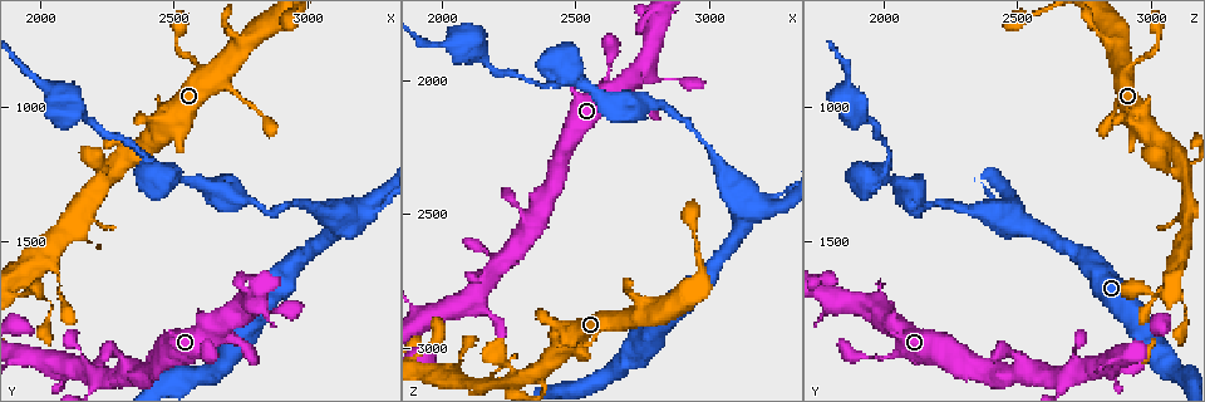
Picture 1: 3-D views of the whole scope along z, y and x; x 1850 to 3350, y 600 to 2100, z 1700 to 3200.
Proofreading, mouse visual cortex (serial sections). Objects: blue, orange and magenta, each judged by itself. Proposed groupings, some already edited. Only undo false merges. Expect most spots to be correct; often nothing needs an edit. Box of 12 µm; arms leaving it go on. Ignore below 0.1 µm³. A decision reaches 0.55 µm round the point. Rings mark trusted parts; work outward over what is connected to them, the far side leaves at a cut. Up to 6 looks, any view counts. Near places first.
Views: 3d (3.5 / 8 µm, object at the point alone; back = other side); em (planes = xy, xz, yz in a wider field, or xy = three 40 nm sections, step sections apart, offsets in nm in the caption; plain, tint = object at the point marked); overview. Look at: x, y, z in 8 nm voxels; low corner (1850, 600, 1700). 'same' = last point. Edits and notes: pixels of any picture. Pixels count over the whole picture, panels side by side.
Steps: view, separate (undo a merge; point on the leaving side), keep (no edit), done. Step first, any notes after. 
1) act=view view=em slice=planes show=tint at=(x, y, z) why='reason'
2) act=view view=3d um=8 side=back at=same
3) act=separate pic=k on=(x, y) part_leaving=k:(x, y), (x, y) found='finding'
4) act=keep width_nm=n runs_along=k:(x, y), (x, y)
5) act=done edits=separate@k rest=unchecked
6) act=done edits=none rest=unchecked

act=view view=3d um=3.5 at=(2500, 1260, 2010)

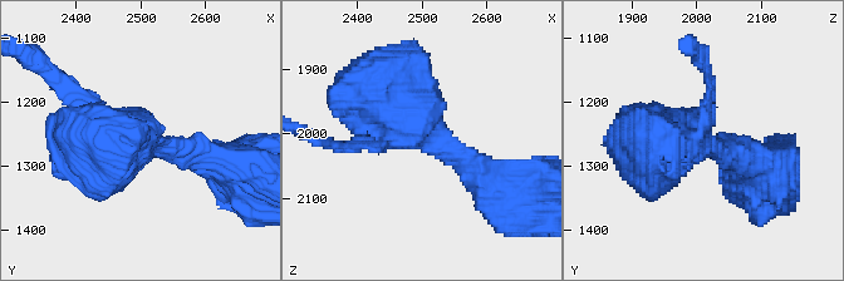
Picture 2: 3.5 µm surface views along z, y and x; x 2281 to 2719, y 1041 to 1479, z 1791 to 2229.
act=view view=em slice=planes show=tint at=(2500, 1260, 2005)

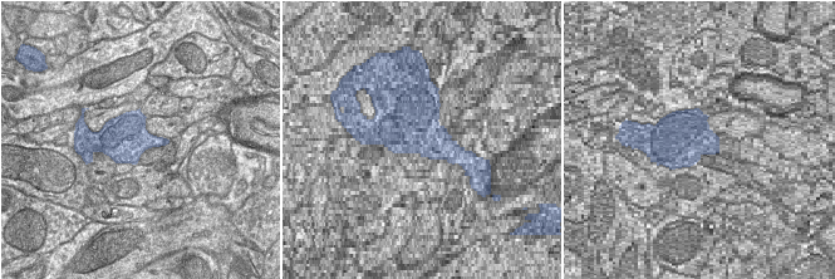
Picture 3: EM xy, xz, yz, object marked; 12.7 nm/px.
act=keep runs_along=2:(191, 153), (126, 142), (64, 84) found='one cell here'

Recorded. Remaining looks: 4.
act=view view=3d um=8 at=(2140, 1010, 1880) why='thin arm on a thick one'

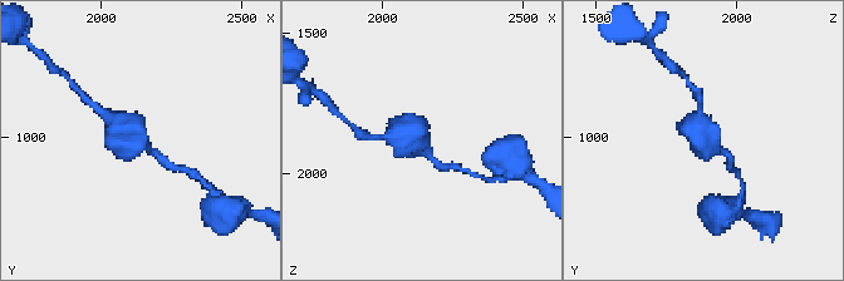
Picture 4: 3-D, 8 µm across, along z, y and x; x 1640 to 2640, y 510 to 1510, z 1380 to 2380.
act=view view=3d um=3.5 at=(2140, 1010, 1870) why='closer look'

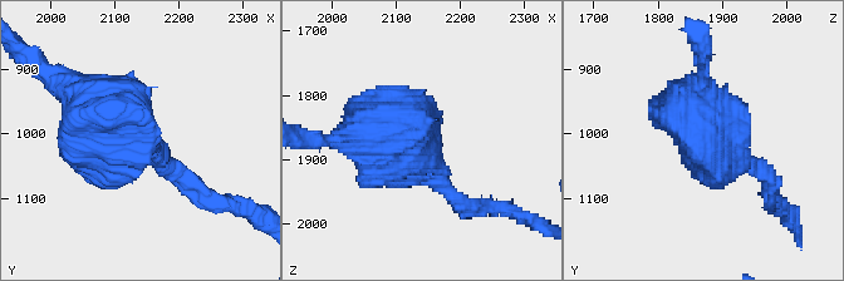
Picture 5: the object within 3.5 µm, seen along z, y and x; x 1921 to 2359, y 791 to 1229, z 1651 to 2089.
act=view view=em slice=xy step=1 show=tint at=(2135, 1015, 1870)

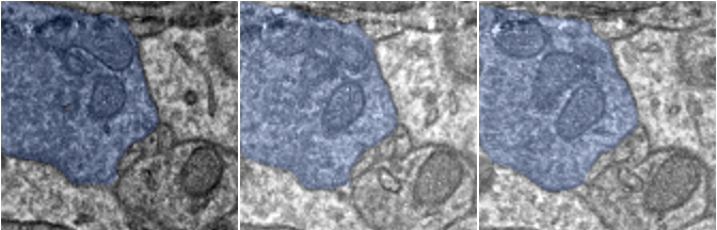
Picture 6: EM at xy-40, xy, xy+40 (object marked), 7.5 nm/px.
act=keep width_nm=850 runs_along=5:(176, 172), (75, 90) found='one cell here'

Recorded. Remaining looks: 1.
act=done edits=none rest=unchecked

